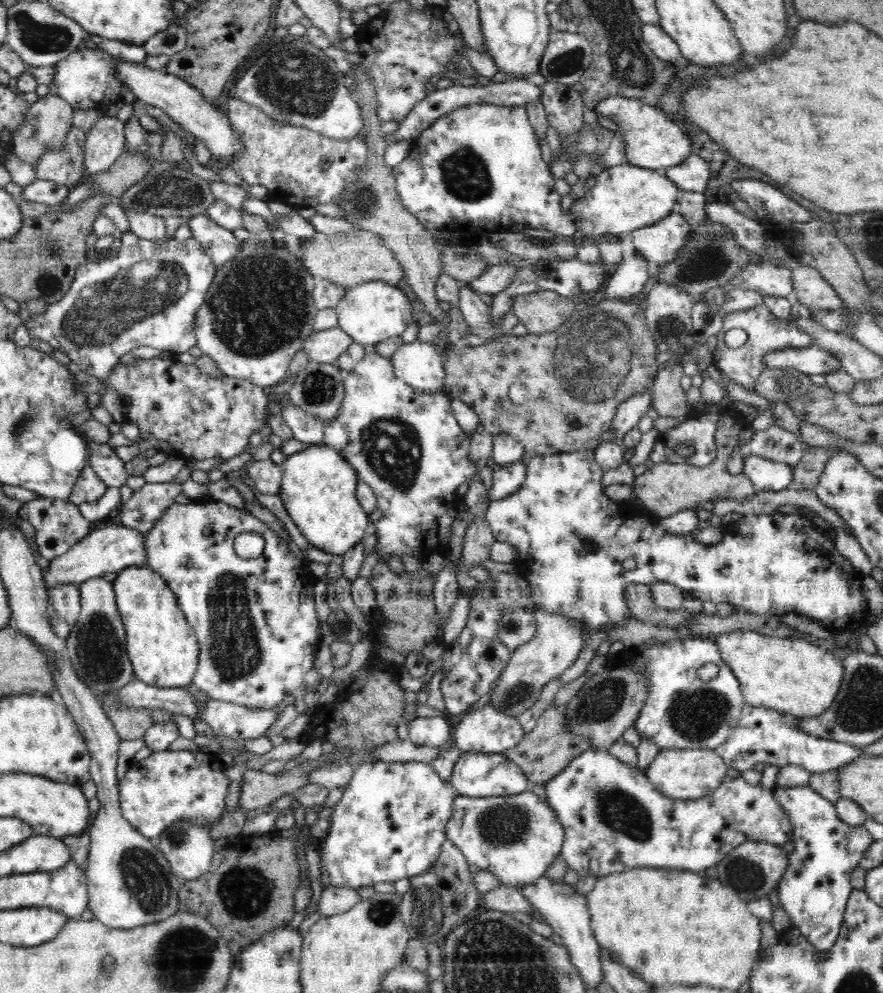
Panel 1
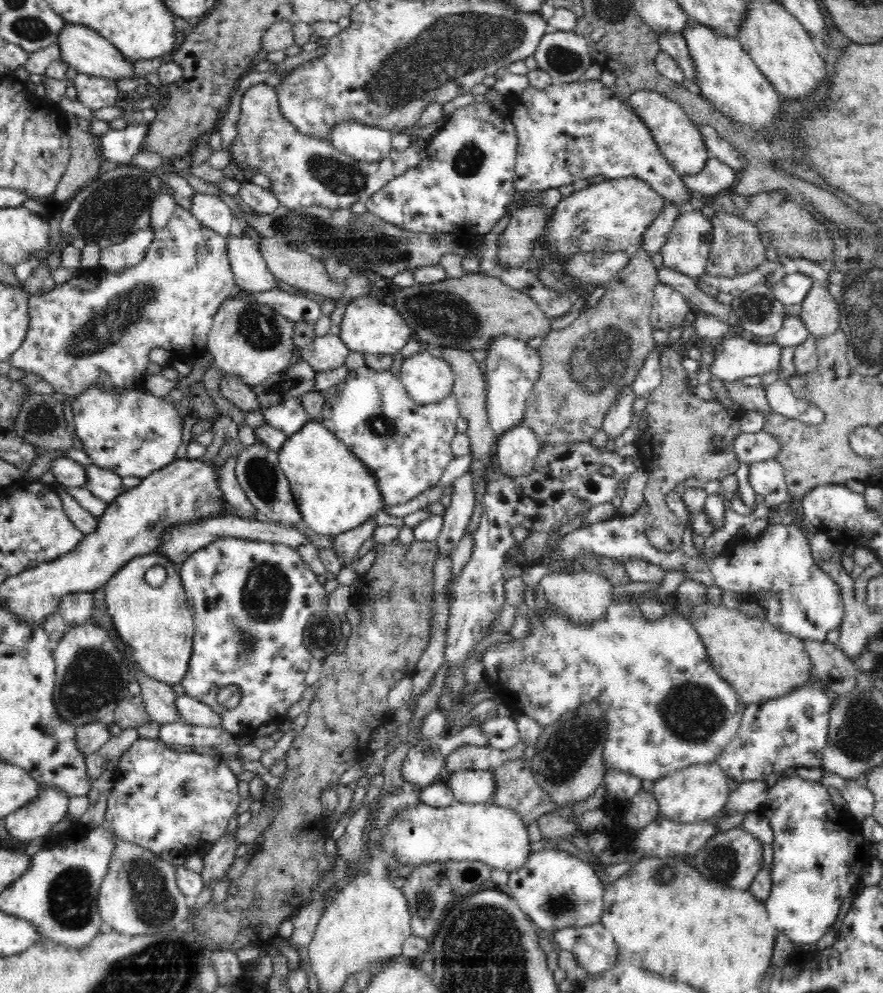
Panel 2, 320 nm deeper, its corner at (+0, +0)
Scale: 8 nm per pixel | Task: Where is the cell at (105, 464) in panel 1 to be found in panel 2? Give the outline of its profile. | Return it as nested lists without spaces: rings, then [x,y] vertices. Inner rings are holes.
[[[96,465],[85,466],[85,487],[96,498],[101,498],[110,504],[117,496],[123,493],[122,477],[107,468]]]

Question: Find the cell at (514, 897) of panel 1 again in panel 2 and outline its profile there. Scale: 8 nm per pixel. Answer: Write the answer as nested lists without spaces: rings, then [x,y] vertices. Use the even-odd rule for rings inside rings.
[[[601,922],[560,928],[551,938],[557,950],[573,952],[576,962],[590,975],[610,970],[620,958],[612,933]]]

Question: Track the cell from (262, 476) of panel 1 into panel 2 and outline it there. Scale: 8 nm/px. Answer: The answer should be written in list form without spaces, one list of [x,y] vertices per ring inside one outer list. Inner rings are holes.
[[[257,442],[244,448],[237,458],[235,475],[246,496],[256,508],[256,518],[259,521],[292,525],[303,520],[300,509],[298,509],[294,500],[290,483],[280,468],[279,453],[273,451],[267,445]]]

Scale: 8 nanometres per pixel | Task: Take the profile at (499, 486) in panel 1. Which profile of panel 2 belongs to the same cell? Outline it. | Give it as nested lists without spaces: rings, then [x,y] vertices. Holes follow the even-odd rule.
[[[524,420],[517,425],[497,439],[493,454],[497,458],[500,471],[510,477],[526,474],[532,468],[541,447],[536,434]]]

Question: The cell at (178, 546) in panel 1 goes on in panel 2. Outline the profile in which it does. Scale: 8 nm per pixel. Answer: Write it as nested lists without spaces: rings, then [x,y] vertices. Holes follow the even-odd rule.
[[[231,536],[230,538],[214,540],[212,544],[200,548],[192,556],[188,556],[186,562],[182,562],[179,567],[179,571],[195,627],[192,657],[188,666],[188,672],[186,672],[180,684],[184,687],[187,696],[196,698],[198,701],[210,706],[212,710],[215,710],[221,716],[221,727],[224,730],[238,736],[240,739],[251,738],[260,726],[268,722],[273,722],[273,719],[278,715],[286,715],[286,712],[302,699],[302,694],[304,694],[307,688],[304,677],[306,676],[306,672],[308,672],[311,660],[313,660],[310,651],[304,648],[304,632],[312,615],[326,608],[328,597],[326,589],[318,581],[316,573],[310,569],[301,554],[298,554],[296,548],[290,548],[283,544],[272,544],[271,542],[232,538]],[[224,686],[238,686],[242,692],[241,702],[236,708],[232,708],[232,710],[228,710],[225,706],[218,704],[216,694]]]

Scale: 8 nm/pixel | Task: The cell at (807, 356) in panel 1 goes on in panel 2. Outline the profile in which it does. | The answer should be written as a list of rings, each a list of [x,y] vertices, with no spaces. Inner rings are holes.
[[[743,337],[715,342],[711,374],[722,381],[738,381],[746,376],[778,372],[782,347],[776,343],[756,343]]]

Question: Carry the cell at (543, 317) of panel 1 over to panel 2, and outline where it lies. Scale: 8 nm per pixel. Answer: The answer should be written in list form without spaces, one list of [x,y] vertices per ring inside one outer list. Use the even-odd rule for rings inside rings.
[[[468,273],[458,280],[448,278],[444,282],[434,282],[434,284],[414,284],[414,286],[402,287],[400,292],[396,292],[392,298],[394,298],[392,306],[412,329],[412,338],[431,351],[459,348],[475,354],[478,350],[485,352],[488,344],[500,334],[511,336],[516,340],[528,341],[536,336],[544,338],[551,331],[552,320],[536,306],[530,296],[506,286],[499,278],[480,273]]]

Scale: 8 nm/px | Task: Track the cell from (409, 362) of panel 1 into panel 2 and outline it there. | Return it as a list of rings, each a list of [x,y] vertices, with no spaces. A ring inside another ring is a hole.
[[[424,349],[403,360],[399,379],[412,400],[426,405],[451,395],[454,371],[436,351]]]

